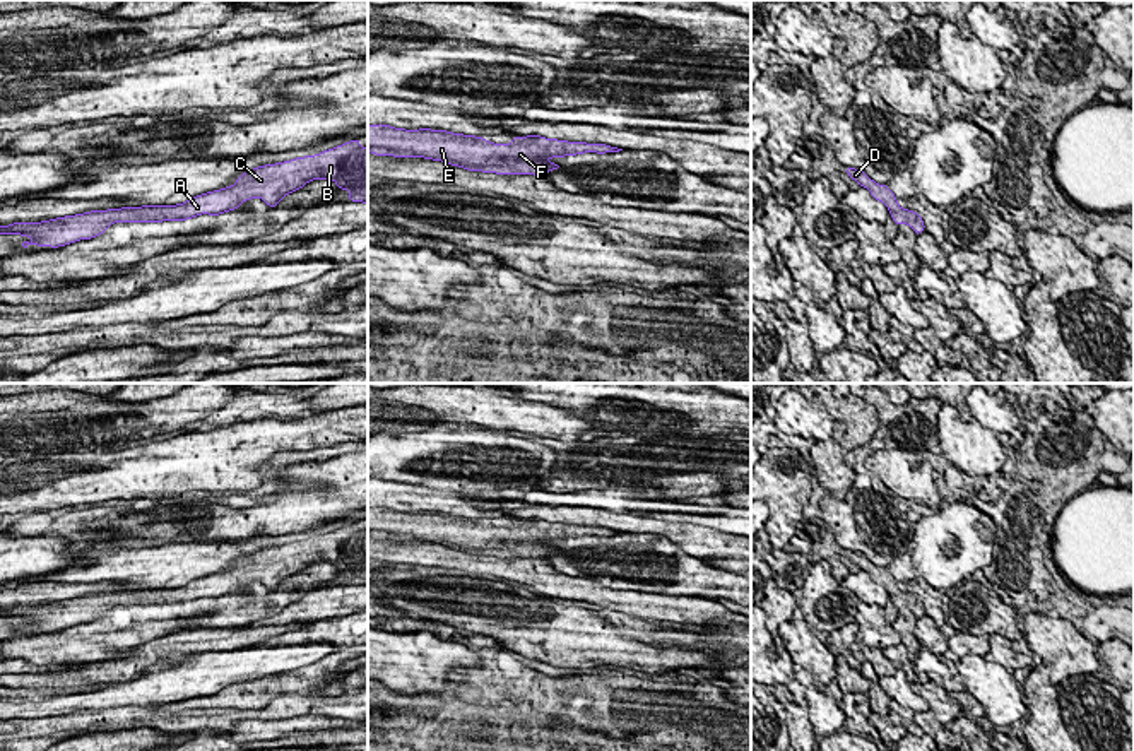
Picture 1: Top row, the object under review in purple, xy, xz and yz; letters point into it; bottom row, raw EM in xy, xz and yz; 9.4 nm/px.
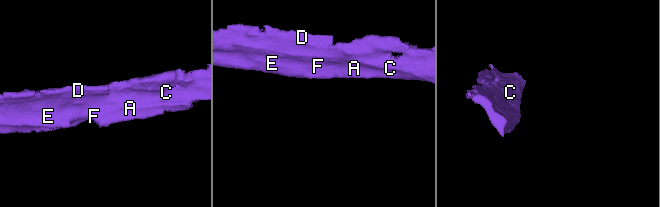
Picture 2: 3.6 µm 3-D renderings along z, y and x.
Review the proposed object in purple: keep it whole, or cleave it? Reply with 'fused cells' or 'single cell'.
single cell

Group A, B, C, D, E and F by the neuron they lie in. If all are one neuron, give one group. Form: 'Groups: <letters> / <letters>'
Groups: A B C D E F

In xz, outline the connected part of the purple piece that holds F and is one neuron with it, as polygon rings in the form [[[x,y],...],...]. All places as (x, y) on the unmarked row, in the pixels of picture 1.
[[[368,508],[368,535],[393,541],[424,541],[458,549],[469,554],[496,558],[542,559],[559,549],[547,541],[564,541],[585,535],[619,535],[605,527],[568,525],[540,518],[513,518],[511,527],[493,527],[482,520],[446,513],[405,513],[390,508]]]

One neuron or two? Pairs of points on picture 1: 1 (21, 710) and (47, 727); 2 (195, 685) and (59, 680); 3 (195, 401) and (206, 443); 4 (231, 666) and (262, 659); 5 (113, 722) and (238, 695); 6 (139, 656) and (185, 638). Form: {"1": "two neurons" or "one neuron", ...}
{"1": "two neurons", "2": "two neurons", "3": "two neurons", "4": "one neuron", "5": "two neurons", "6": "one neuron"}

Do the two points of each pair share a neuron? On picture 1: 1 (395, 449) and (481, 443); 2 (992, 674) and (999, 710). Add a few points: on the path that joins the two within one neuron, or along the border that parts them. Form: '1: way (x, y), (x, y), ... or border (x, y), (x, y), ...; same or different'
1: way (416, 449), (460, 449); same
2: way (992, 683), (999, 702); same

